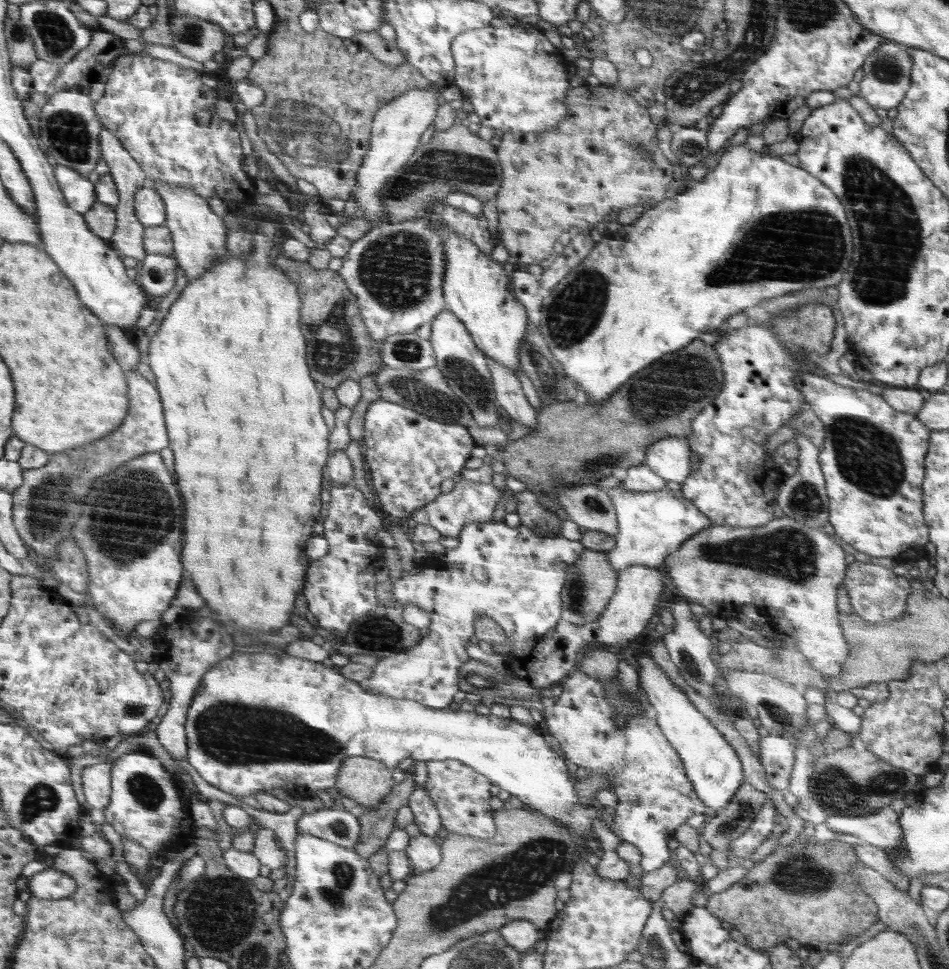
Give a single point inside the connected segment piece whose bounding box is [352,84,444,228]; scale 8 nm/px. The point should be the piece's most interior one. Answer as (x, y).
(397, 126)

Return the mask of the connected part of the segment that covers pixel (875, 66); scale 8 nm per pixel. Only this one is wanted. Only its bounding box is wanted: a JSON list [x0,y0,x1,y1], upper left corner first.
[859,40,913,109]

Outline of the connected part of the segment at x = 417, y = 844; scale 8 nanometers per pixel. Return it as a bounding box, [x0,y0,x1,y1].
[404,834,441,872]

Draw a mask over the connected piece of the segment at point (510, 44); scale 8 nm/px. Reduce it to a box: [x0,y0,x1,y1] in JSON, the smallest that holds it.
[452,17,570,135]

